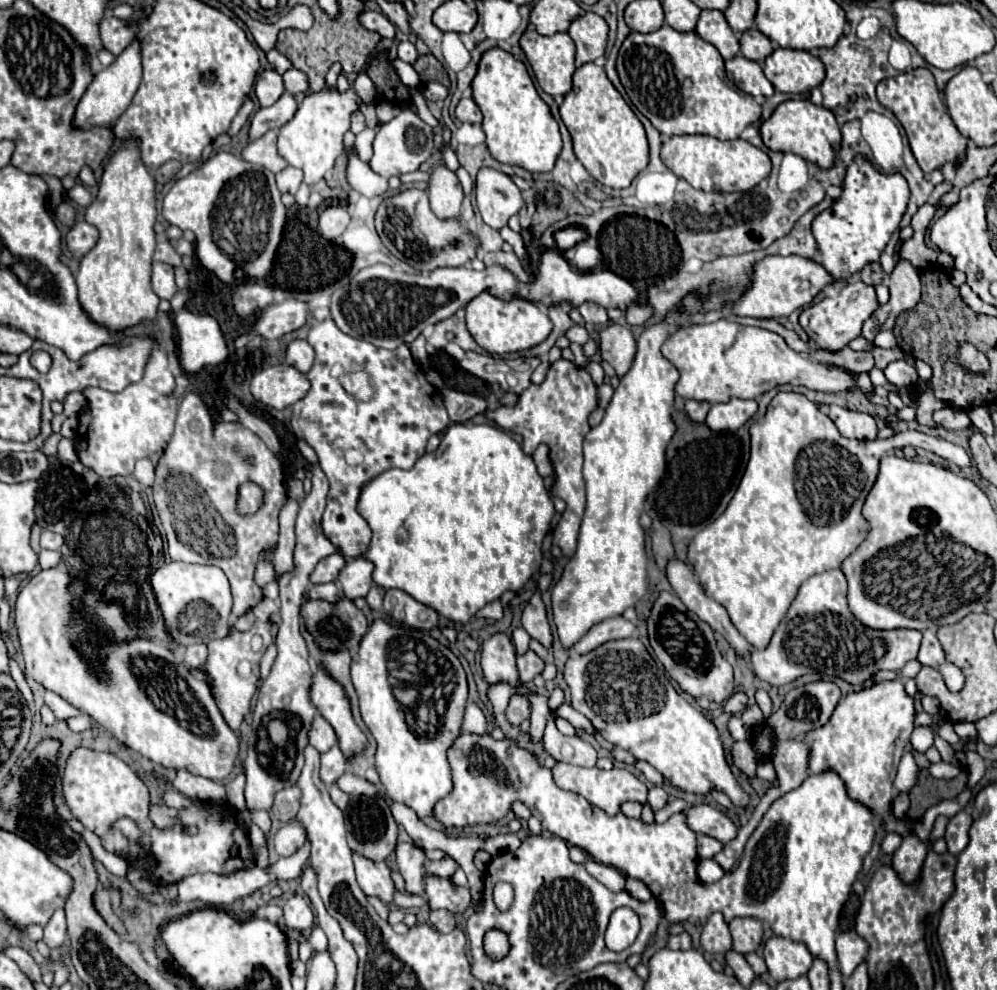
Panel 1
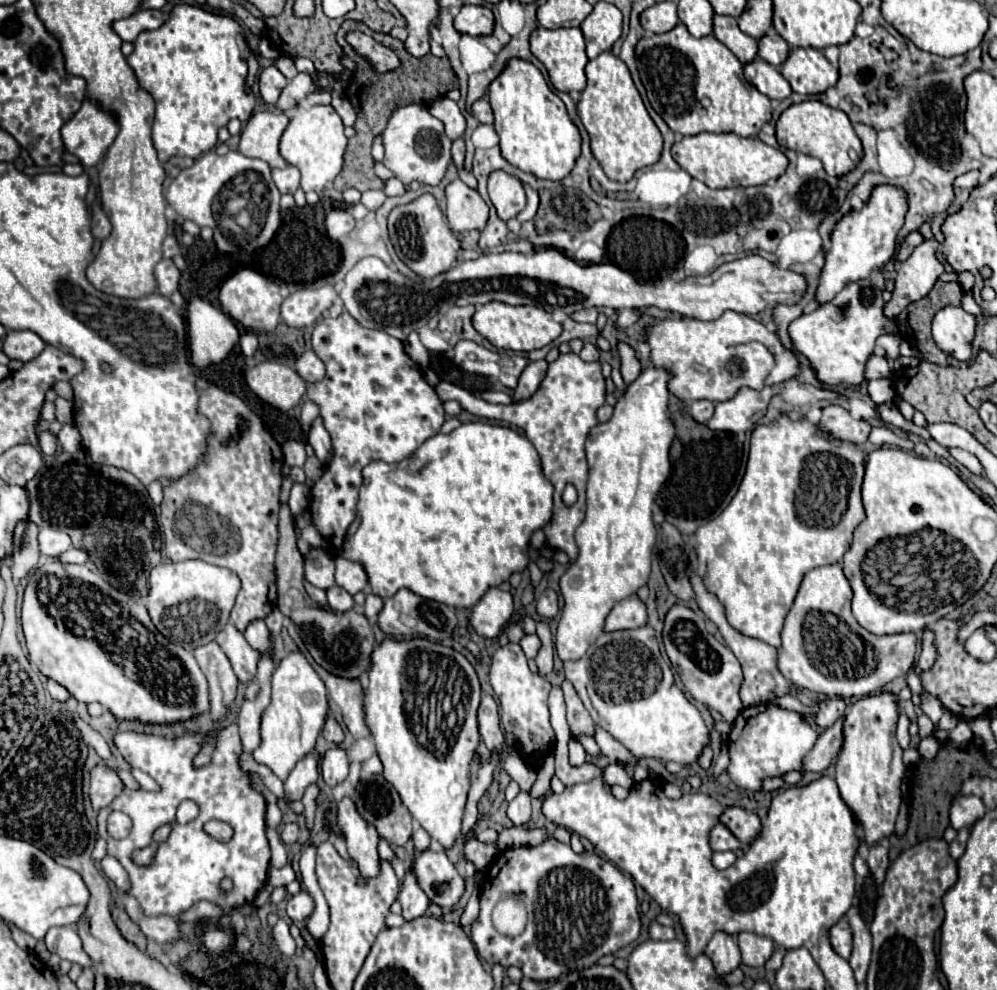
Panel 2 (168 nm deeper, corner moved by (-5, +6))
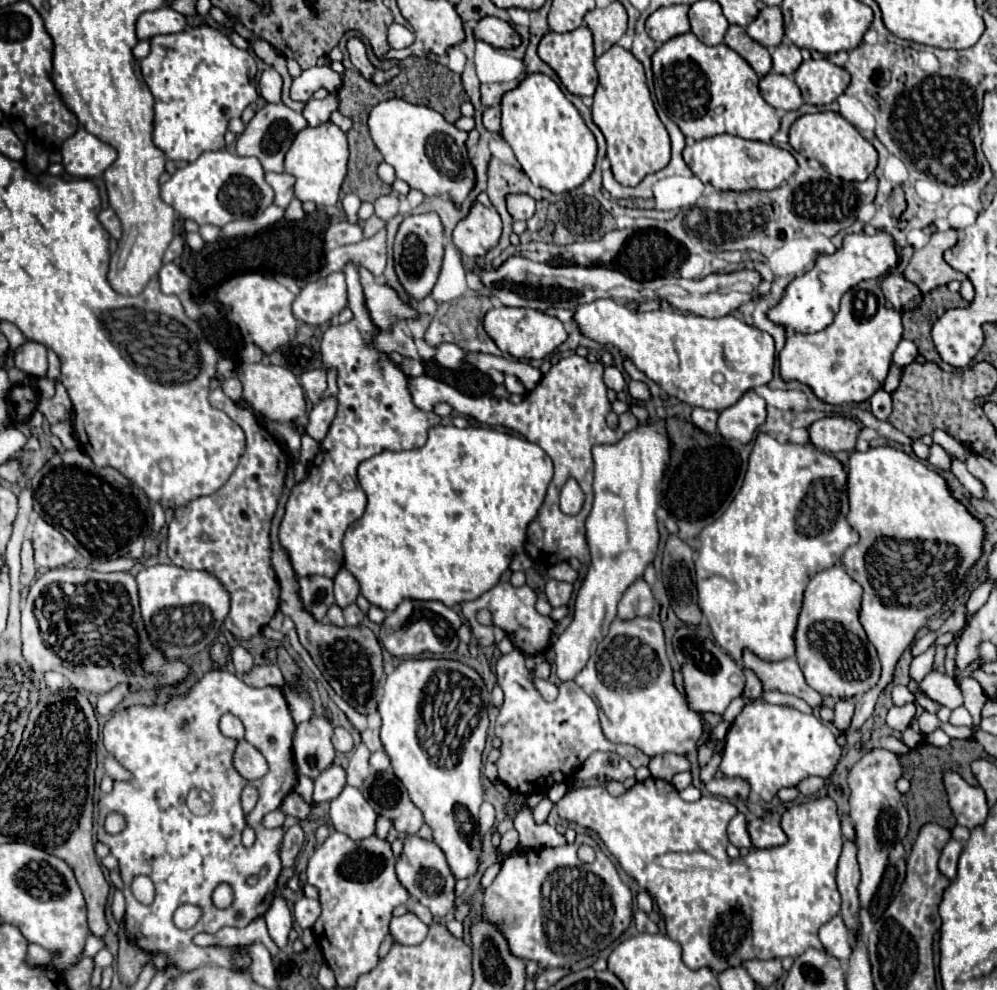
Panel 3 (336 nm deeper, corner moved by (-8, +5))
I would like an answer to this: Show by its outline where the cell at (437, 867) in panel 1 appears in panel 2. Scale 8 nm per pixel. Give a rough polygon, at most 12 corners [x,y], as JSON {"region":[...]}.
{"region":[[465,843],[465,859],[485,871],[499,853],[497,843]]}

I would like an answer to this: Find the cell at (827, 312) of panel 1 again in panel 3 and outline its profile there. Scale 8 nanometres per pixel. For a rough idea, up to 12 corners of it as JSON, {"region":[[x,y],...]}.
{"region":[[876,280],[828,328],[792,334],[784,380],[828,404],[864,402],[902,338]]}

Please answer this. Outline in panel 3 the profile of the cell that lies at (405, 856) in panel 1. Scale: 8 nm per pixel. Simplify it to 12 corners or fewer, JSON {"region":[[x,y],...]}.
{"region":[[412,912],[392,918],[394,942],[418,944],[428,926]]}

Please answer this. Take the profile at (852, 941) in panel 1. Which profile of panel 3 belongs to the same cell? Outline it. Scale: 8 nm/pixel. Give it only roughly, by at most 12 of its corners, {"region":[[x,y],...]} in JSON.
{"region":[[840,916],[820,928],[828,954],[846,962],[852,954],[848,928]]}

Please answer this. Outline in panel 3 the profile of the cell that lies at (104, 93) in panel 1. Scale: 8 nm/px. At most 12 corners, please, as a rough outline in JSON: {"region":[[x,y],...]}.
{"region":[[86,128],[62,148],[62,164],[78,178],[98,178],[116,160],[114,148]]}

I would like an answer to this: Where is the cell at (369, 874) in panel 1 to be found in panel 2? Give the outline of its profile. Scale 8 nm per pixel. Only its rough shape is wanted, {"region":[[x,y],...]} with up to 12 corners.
{"region":[[349,797],[337,803],[337,827],[361,875],[379,875],[377,829]]}

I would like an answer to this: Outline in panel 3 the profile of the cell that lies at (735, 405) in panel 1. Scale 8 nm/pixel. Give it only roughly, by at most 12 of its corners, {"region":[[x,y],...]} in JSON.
{"region":[[748,390],[720,412],[724,438],[750,442],[766,420],[766,402]]}

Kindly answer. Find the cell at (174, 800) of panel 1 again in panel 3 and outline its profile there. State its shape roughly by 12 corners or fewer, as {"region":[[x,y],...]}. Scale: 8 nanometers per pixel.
{"region":[[107,758],[106,775],[127,781],[131,774],[114,758]]}

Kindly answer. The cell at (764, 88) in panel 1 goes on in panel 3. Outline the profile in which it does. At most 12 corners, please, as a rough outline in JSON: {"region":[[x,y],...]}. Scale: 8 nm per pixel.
{"region":[[772,70],[760,78],[768,104],[796,110],[802,94],[790,76]]}

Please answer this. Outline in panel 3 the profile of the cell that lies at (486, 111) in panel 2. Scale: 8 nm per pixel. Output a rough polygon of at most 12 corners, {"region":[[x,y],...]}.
{"region":[[500,106],[486,108],[482,120],[488,132],[500,132]]}

